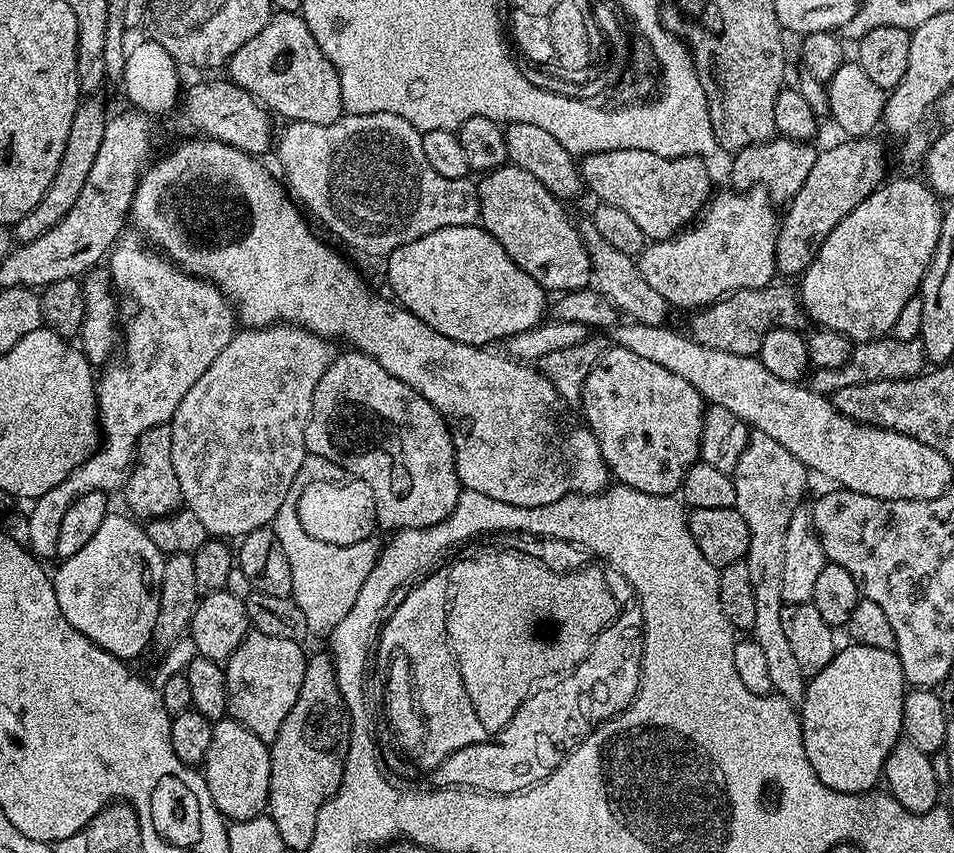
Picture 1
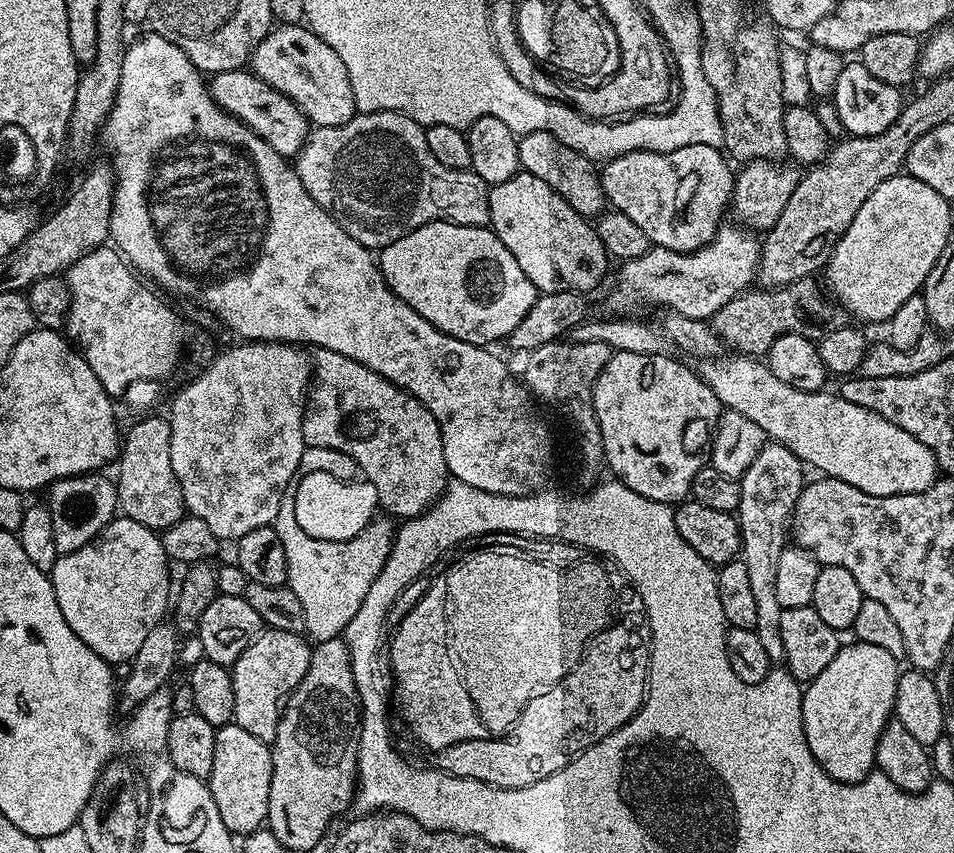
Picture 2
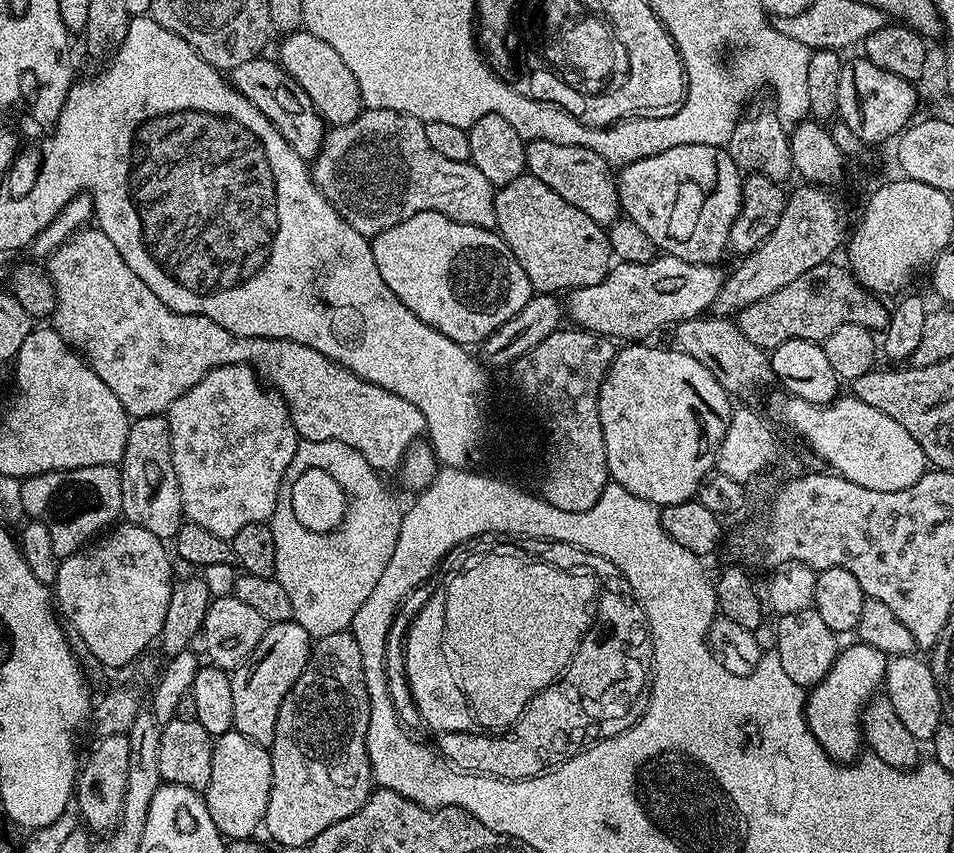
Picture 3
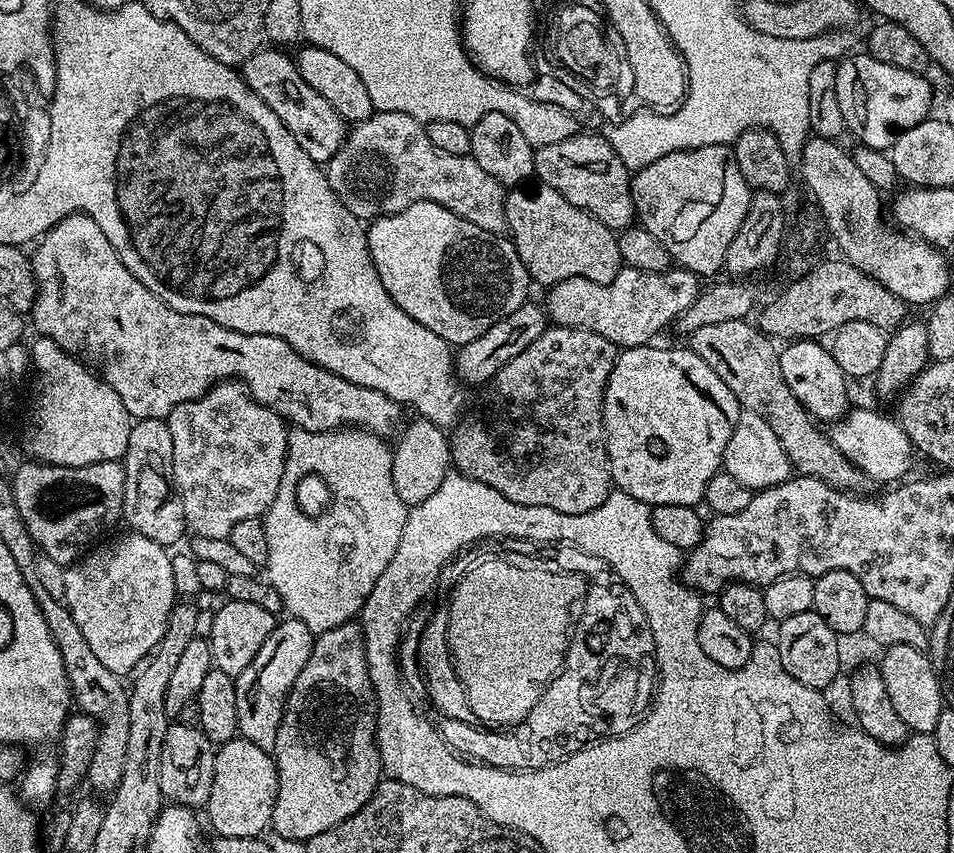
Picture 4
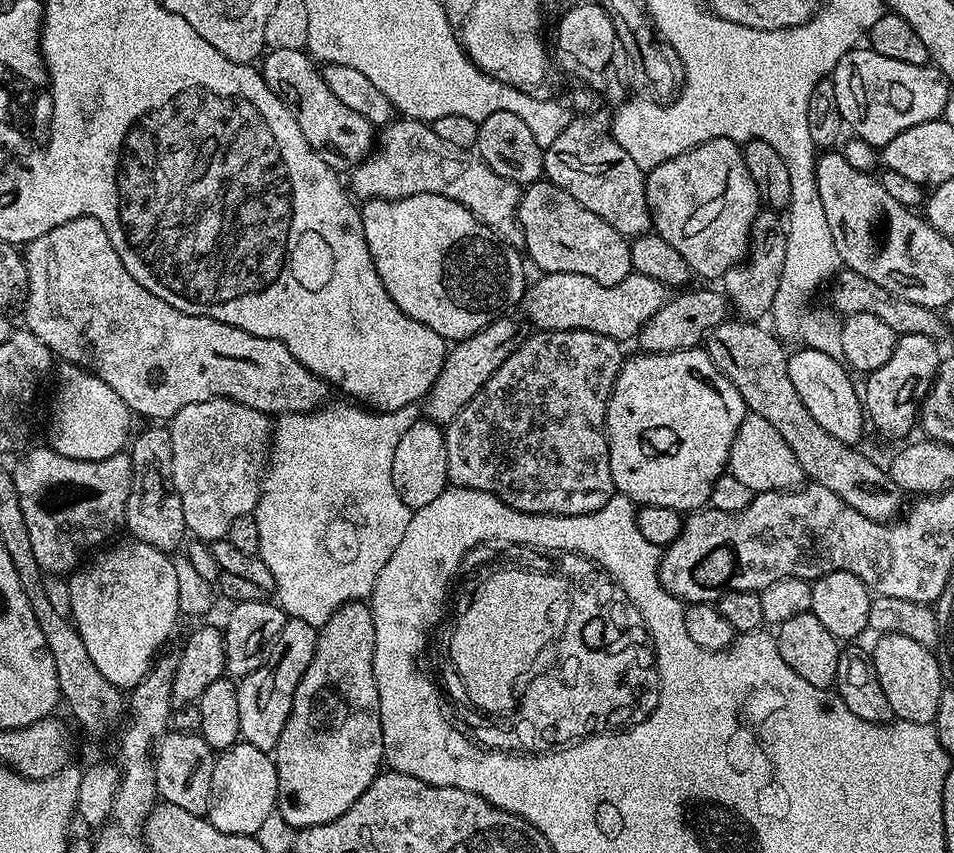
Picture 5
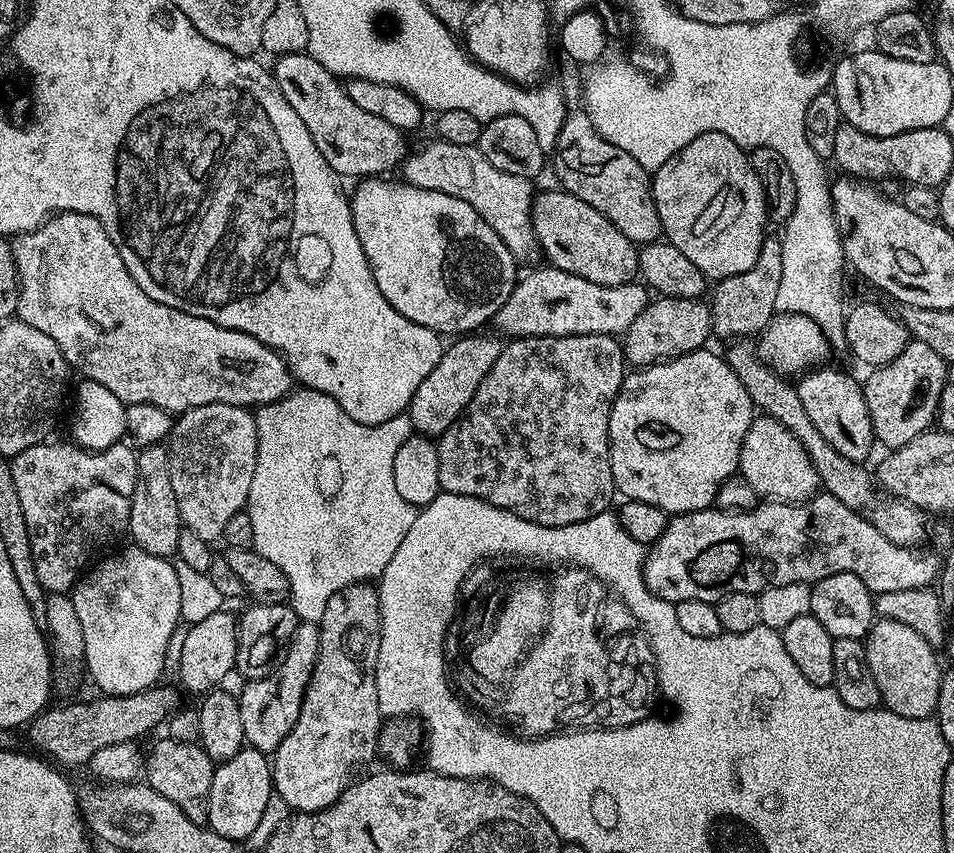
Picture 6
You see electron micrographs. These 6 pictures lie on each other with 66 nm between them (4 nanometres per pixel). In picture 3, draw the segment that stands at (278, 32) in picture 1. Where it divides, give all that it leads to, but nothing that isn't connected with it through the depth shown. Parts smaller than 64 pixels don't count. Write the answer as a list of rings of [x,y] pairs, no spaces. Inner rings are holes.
[[[306,30],[289,32],[281,40],[284,41],[280,44],[278,55],[280,67],[287,76],[294,78],[298,86],[302,86],[302,90],[306,90],[325,125],[339,126],[354,122],[354,118],[360,116],[364,103],[358,82],[354,82],[354,74],[350,74],[350,69],[346,67],[346,62],[342,62],[339,54],[327,42],[322,42],[322,38]]]

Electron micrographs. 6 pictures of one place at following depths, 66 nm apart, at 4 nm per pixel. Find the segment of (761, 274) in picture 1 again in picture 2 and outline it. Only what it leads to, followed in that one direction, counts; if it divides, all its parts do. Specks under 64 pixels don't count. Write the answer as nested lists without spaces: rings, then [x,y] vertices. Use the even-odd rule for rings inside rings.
[[[725,223],[716,231],[713,240],[693,252],[675,252],[669,248],[652,246],[649,247],[646,254],[633,260],[623,261],[619,265],[620,281],[616,284],[616,296],[620,299],[621,306],[636,308],[639,304],[657,304],[658,307],[664,308],[663,310],[677,312],[686,318],[711,321],[715,312],[722,310],[722,306],[726,306],[726,302],[730,302],[735,296],[739,296],[741,292],[745,291],[758,276],[761,241],[755,240],[752,237],[755,235],[751,231],[745,230],[735,223],[732,224]]]

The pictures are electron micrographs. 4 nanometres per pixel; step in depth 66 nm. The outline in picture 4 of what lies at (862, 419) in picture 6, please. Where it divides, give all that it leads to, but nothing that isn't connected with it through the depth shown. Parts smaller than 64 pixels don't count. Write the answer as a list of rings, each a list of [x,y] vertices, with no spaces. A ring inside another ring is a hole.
[[[801,338],[785,343],[779,349],[782,378],[786,378],[786,386],[794,390],[794,398],[802,402],[802,406],[817,421],[835,422],[849,411],[848,384],[849,377],[845,376],[842,366],[834,362],[831,347],[824,348],[819,339]]]

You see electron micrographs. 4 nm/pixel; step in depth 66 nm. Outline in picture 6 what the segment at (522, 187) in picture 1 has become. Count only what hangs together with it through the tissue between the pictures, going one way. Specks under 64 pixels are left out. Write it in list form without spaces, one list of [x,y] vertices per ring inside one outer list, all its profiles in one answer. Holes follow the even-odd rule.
[[[563,190],[555,191],[544,192],[541,196],[539,193],[532,201],[532,225],[543,259],[553,268],[578,274],[578,278],[598,282],[598,286],[622,286],[633,283],[640,270],[640,253],[637,245],[633,244],[630,238],[626,238],[626,234],[622,234],[622,230],[618,230],[614,222],[598,214],[594,206],[582,202],[582,198]]]

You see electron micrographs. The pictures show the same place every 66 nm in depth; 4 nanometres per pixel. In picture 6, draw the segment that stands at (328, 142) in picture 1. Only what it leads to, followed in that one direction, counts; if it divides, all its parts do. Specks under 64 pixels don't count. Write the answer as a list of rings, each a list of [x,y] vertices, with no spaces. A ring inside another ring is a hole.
[[[432,138],[425,148],[420,148],[417,152],[416,149],[409,151],[402,161],[403,172],[402,180],[405,184],[413,184],[422,190],[438,190],[442,194],[454,194],[458,198],[462,198],[462,202],[470,202],[470,206],[474,206],[474,210],[478,210],[478,214],[486,222],[486,226],[490,226],[490,230],[494,230],[494,234],[498,234],[498,238],[502,238],[502,242],[506,242],[510,254],[521,265],[532,266],[541,259],[540,244],[536,241],[532,225],[531,210],[534,191],[532,192],[533,181],[529,177],[506,174],[502,170],[490,166],[490,162],[486,162],[486,158],[480,153],[479,147],[454,146],[439,138]]]

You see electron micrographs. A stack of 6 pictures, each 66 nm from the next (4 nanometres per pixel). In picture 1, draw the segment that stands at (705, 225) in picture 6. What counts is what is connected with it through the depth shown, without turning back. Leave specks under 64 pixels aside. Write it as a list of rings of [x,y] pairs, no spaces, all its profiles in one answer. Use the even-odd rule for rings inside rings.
[[[602,150],[591,152],[579,161],[580,179],[583,187],[597,197],[599,203],[618,206],[618,210],[631,218],[649,241],[668,240],[677,232],[689,227],[703,213],[713,195],[712,176],[699,156],[659,156],[650,150]]]

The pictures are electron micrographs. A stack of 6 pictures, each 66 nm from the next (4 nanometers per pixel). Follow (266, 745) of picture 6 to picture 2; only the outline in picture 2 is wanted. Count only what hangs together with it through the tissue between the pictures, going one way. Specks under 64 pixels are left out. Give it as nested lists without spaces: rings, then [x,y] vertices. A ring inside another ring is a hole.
[[[277,628],[261,631],[255,642],[231,665],[234,682],[234,723],[254,734],[262,743],[271,745],[278,734],[280,715],[292,691],[302,682],[310,666],[312,648],[298,632],[283,632]]]

